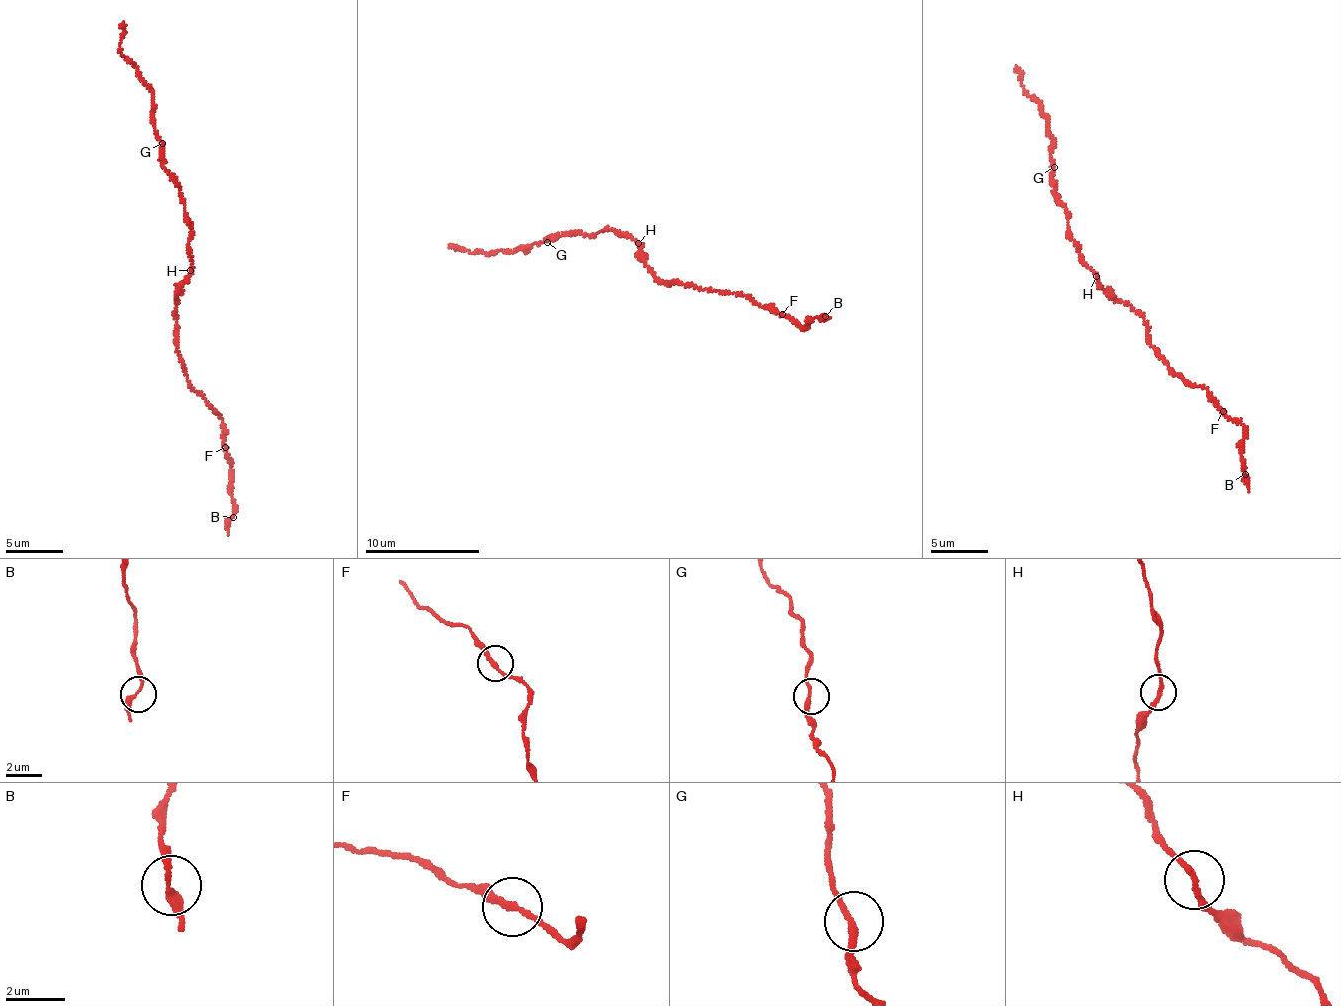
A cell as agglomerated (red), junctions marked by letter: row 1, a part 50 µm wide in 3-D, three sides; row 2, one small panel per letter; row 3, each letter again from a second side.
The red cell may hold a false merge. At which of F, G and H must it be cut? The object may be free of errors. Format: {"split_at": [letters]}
{"split_at": []}

